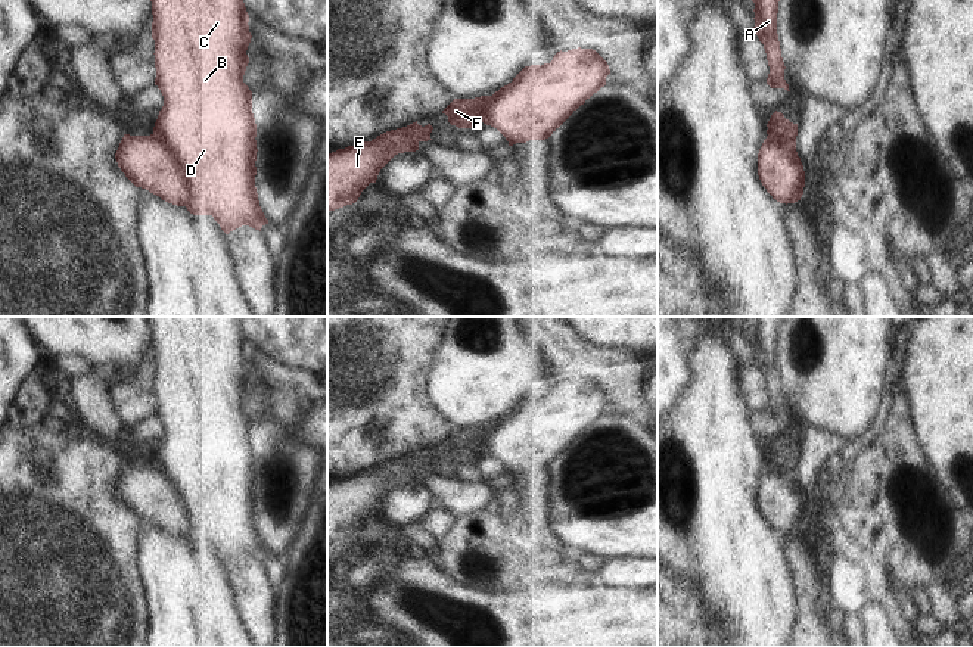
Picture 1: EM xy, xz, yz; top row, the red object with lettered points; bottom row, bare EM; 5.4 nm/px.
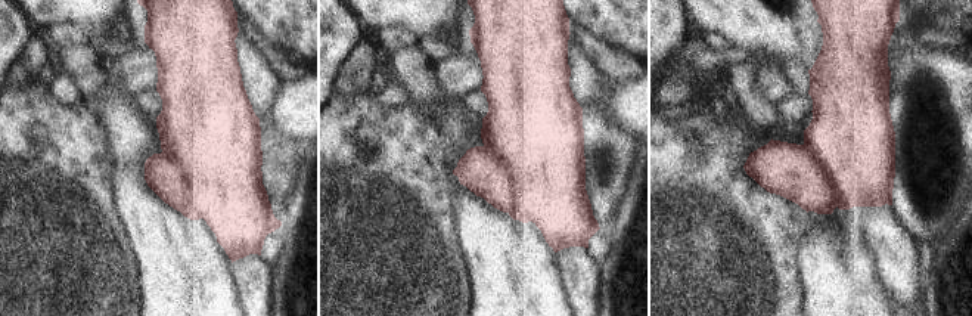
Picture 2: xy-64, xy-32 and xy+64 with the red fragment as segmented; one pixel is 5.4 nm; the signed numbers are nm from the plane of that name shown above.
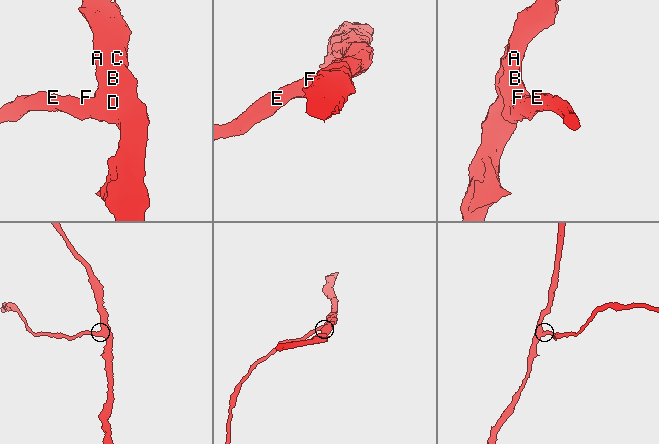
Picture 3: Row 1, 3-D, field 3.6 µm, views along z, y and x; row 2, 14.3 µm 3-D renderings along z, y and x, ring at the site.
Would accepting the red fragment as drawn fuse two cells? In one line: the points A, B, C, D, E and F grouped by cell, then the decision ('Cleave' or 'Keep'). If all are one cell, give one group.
Groups: A B C D / E F. Cleave

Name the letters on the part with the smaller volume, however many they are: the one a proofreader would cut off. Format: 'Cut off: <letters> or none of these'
Cut off: E, F

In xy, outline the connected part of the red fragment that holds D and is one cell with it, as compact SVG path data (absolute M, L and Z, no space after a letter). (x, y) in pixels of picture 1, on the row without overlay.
M147 317L155 370L155 416L164 426L153 464L174 483L187 516L187 541L212 545L221 560L268 554L255 517L257 454L252 422L243 413L249 394L249 345L242 317Z

